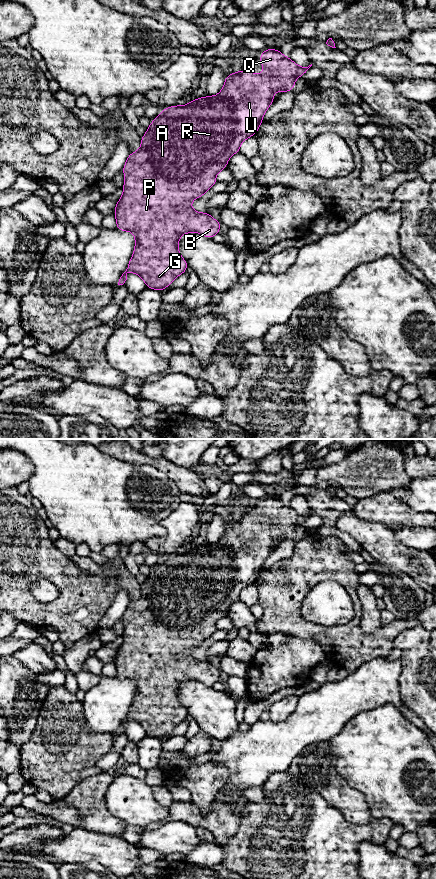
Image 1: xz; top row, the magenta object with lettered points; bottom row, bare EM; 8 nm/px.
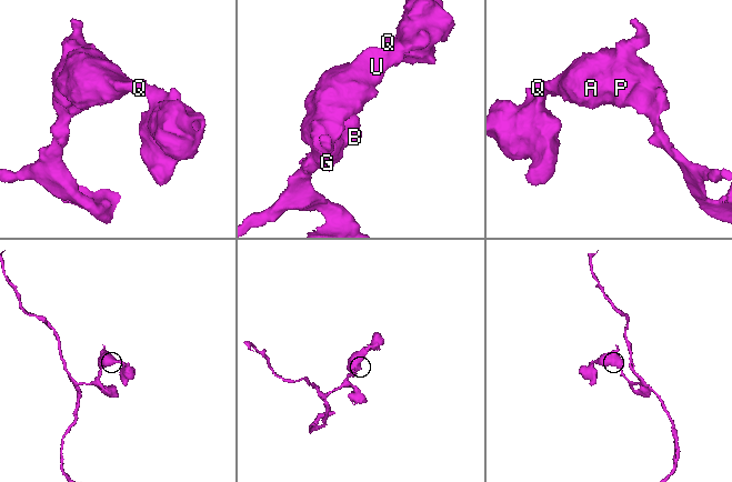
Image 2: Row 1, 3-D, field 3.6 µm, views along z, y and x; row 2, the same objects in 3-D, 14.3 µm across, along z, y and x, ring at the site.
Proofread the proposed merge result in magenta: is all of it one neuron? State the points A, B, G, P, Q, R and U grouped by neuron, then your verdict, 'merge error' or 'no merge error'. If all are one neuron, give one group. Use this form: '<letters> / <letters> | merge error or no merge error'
A B G P Q R U | no merge error

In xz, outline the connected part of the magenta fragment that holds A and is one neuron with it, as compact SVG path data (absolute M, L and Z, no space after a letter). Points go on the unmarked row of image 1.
M269 496L262 500L262 503L259 506L260 512L264 515L263 522L256 522L252 520L246 519L238 519L232 521L225 525L225 531L222 538L216 544L207 544L201 545L191 549L190 551L184 554L173 553L169 556L166 556L161 559L161 561L152 569L150 574L147 576L147 580L144 584L141 585L141 596L133 601L130 601L126 611L122 617L122 620L125 623L125 630L123 633L123 643L116 651L116 656L114 660L114 664L117 669L116 677L119 679L130 679L135 684L135 697L133 704L130 707L128 712L128 716L122 722L119 727L118 733L123 733L127 728L127 721L133 720L139 723L145 730L147 736L155 737L162 740L166 735L169 734L171 730L179 723L184 721L188 717L187 710L183 707L183 705L179 702L178 697L178 689L180 685L185 681L197 680L207 686L213 686L220 679L221 671L218 668L214 668L210 661L200 661L191 657L191 649L197 647L205 642L216 629L216 622L221 618L226 617L229 606L235 602L240 600L241 591L247 586L254 584L262 570L265 560L271 554L274 547L274 539L279 538L280 541L288 540L293 538L295 534L295 527L301 525L306 521L306 519L312 514L308 515L300 515L295 510L293 510L290 506L284 504L279 498L275 498L273 496Z

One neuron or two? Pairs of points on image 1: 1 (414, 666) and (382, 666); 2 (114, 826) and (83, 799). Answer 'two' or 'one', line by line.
1: two
2: one

